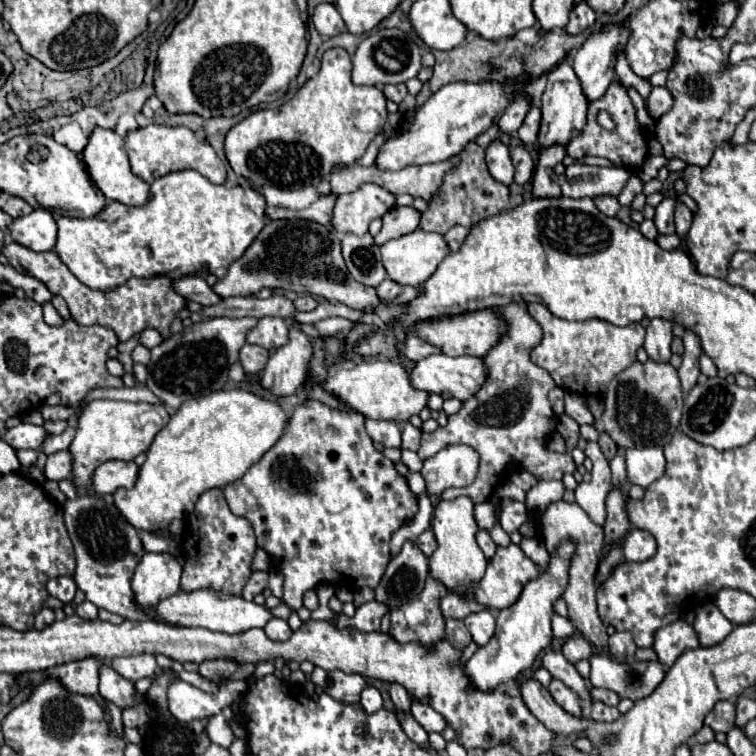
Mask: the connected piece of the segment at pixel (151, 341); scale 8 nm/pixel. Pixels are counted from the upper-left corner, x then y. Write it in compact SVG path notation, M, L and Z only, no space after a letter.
M148 328L148 330L144 330L144 332L140 334L140 344L146 346L146 348L154 348L154 346L160 344L160 342L162 342L160 332L156 332L156 330L152 330L152 328Z

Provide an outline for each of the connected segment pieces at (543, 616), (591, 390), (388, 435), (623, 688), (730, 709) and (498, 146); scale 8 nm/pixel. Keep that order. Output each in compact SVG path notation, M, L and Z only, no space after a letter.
M564 540L554 552L550 552L550 562L544 570L540 570L538 578L530 580L518 600L500 610L496 618L496 634L490 642L476 650L476 654L466 662L466 674L474 688L494 690L500 684L516 680L524 670L532 666L536 656L552 642L552 614L554 602L564 594L568 586L568 570L576 552L576 544L572 540Z
M528 304L528 312L544 330L540 346L532 350L532 362L548 370L560 388L580 396L604 396L610 380L636 362L636 352L644 344L644 328L638 322L622 328L598 318L568 322L554 316L544 304Z
M366 420L366 430L374 442L384 444L386 448L400 448L402 440L402 428L396 422L384 422L384 420Z
M592 654L590 682L596 688L608 688L620 698L632 702L650 696L664 680L666 670L658 660L624 660L616 662L606 654Z
M722 700L708 714L708 726L714 732L726 732L728 734L736 726L734 718L736 718L736 704L728 702L728 700Z
M492 142L486 148L486 164L488 164L488 170L490 170L490 174L492 174L494 180L502 182L504 186L512 184L514 166L512 166L508 148L502 142Z

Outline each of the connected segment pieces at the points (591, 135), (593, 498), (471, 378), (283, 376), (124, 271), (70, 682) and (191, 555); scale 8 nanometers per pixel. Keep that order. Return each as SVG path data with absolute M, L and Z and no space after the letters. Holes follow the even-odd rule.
M614 80L608 86L606 94L600 100L590 102L590 106L588 106L588 124L586 124L584 132L576 140L572 140L572 144L568 144L566 154L575 159L580 158L578 156L608 158L616 168L626 168L628 172L638 172L642 168L642 164L644 164L644 160L648 156L648 146L646 146L644 130L642 130L640 122L636 120L636 108L634 108L626 88L618 80ZM600 110L606 110L612 116L614 126L616 126L614 130L606 130L606 128L602 128L596 122L596 116L598 116Z
M588 442L584 448L586 458L592 460L592 480L586 484L578 484L576 488L576 504L590 516L594 524L604 524L604 512L606 512L606 496L612 488L610 480L610 468L608 460L600 452L598 442Z
M432 354L432 356L416 362L408 370L408 374L410 374L410 384L416 390L434 392L442 398L468 400L480 390L480 384L484 384L484 362L482 362L482 358L474 358L474 356L452 358L452 356L444 356L444 354Z
M290 326L290 342L286 346L278 348L270 356L270 360L266 364L266 370L262 374L262 380L260 380L260 384L268 392L268 396L270 396L270 392L272 392L272 398L282 398L282 396L296 394L300 390L300 386L304 384L304 380L306 380L306 364L308 364L310 356L312 356L310 338L306 334L302 334L298 328Z
M180 170L154 180L150 186L150 200L144 206L136 208L120 202L110 202L94 218L88 220L56 216L58 240L54 252L80 282L94 290L114 290L132 276L182 278L206 270L218 278L224 278L228 266L246 252L252 240L260 234L260 228L264 228L264 208L264 196L260 196L252 188L226 188L224 184L208 182L208 178L204 178L196 170Z
M76 660L72 664L62 664L50 668L42 674L42 678L56 678L60 684L72 692L82 696L98 696L98 668L104 664L102 660Z
M214 488L204 492L196 502L196 514L188 518L188 530L192 532L186 532L190 536L184 540L186 564L182 570L180 590L218 590L222 594L240 596L252 574L252 558L258 548L252 524L242 516L234 516L222 490Z

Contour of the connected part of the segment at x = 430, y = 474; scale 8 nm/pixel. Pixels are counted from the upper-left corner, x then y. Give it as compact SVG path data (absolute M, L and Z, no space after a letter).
M466 444L442 448L436 456L424 460L424 468L420 470L422 478L426 480L428 494L442 494L446 488L472 484L478 462L478 452Z

